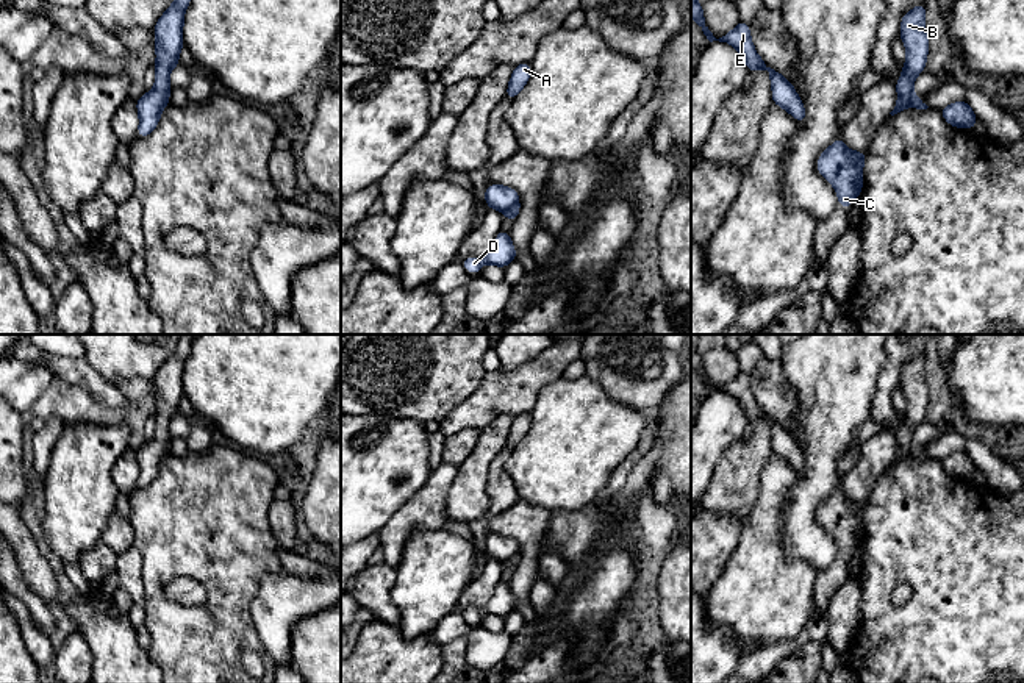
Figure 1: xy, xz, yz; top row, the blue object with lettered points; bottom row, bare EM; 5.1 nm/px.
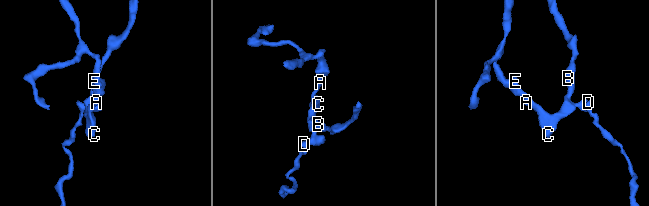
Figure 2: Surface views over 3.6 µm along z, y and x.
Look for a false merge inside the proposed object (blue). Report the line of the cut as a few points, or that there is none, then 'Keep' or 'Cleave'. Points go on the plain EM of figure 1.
Split along xz (518, 552), (505, 561). Cleave

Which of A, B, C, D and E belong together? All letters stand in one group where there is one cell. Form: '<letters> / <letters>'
A B C E / D

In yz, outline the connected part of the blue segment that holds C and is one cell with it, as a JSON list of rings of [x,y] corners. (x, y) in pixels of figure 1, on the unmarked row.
[[[840,486],[825,499],[816,513],[819,524],[836,539],[838,555],[850,558],[854,549],[861,545],[863,513],[866,502],[852,502]]]

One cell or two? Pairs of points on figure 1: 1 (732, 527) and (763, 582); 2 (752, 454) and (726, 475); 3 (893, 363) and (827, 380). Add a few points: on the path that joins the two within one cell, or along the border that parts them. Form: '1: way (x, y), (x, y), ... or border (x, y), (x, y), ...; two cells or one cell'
1: border (748, 518), (738, 544), (721, 571); two cells
2: way (746, 460), (732, 474); one cell
3: border (885, 350), (885, 363), (871, 400); two cells

